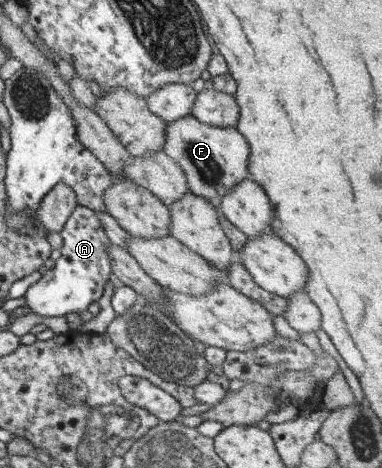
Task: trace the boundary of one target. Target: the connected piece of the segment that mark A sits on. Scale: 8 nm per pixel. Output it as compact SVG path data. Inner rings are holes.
M76 205L59 232L62 246L54 254L54 265L33 283L24 294L23 307L41 317L61 317L67 313L81 312L103 295L111 274L107 236L95 212L83 205Z

